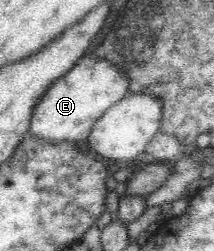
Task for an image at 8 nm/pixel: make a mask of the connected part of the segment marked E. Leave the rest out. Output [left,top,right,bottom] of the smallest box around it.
[26,54,128,145]

